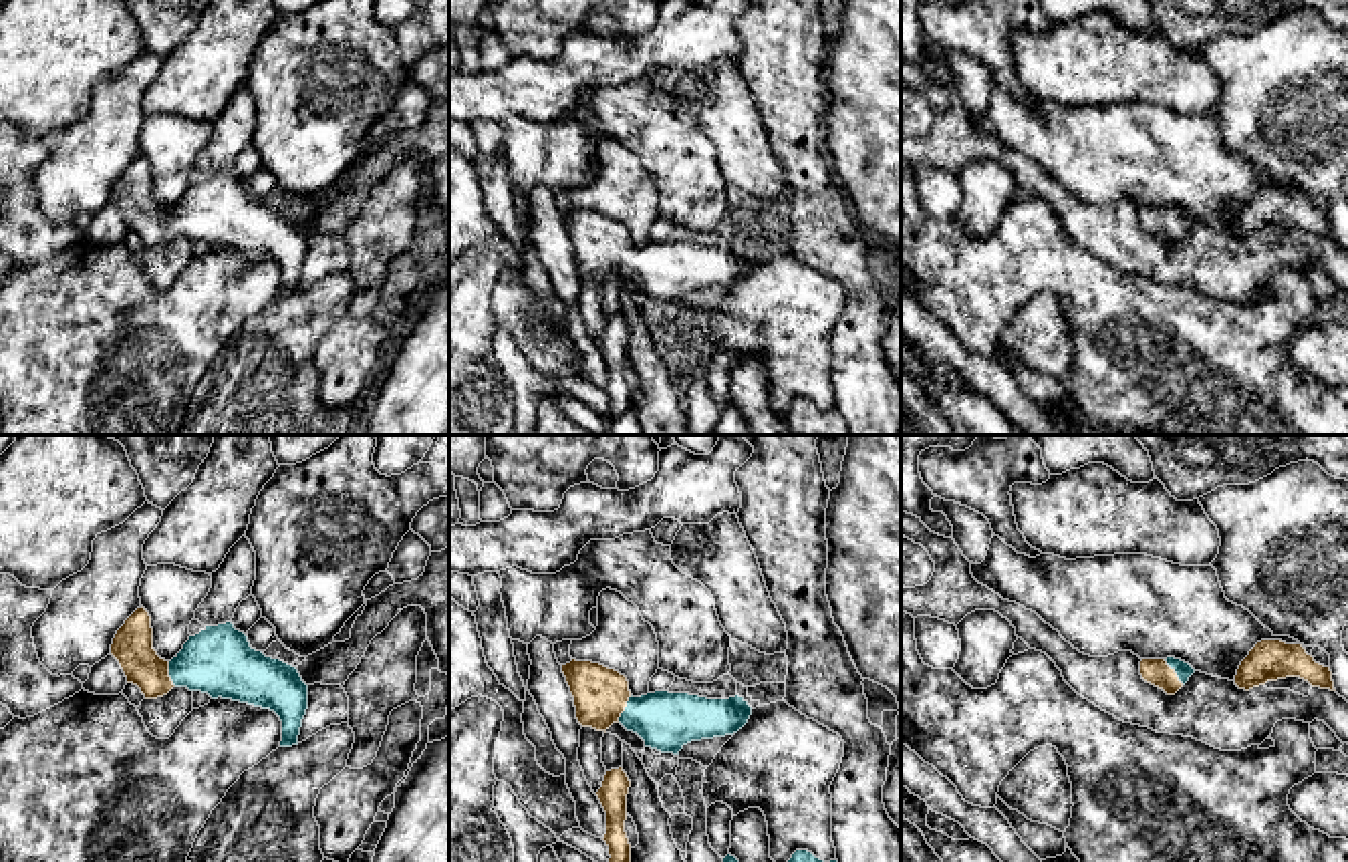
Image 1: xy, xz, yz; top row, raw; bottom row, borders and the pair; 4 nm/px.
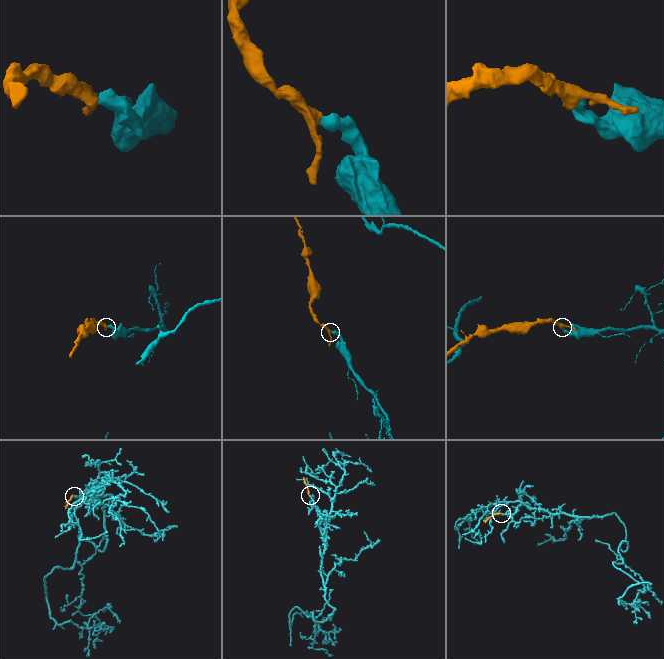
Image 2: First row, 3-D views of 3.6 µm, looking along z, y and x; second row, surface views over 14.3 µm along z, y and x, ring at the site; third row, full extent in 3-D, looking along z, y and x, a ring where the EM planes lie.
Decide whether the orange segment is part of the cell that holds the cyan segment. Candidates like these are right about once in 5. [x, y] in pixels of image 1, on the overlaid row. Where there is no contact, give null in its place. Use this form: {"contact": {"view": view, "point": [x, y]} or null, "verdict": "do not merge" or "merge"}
{"contact": {"view": "xz", "point": [625, 709]}, "verdict": "merge"}

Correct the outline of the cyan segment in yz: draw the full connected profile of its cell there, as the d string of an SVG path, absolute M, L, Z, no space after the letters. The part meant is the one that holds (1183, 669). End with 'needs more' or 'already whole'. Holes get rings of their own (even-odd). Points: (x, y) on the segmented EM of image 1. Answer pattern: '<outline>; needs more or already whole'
M1175 657L1140 661L1142 679L1167 695L1175 695L1193 673L1195 669L1189 663Z; needs more

